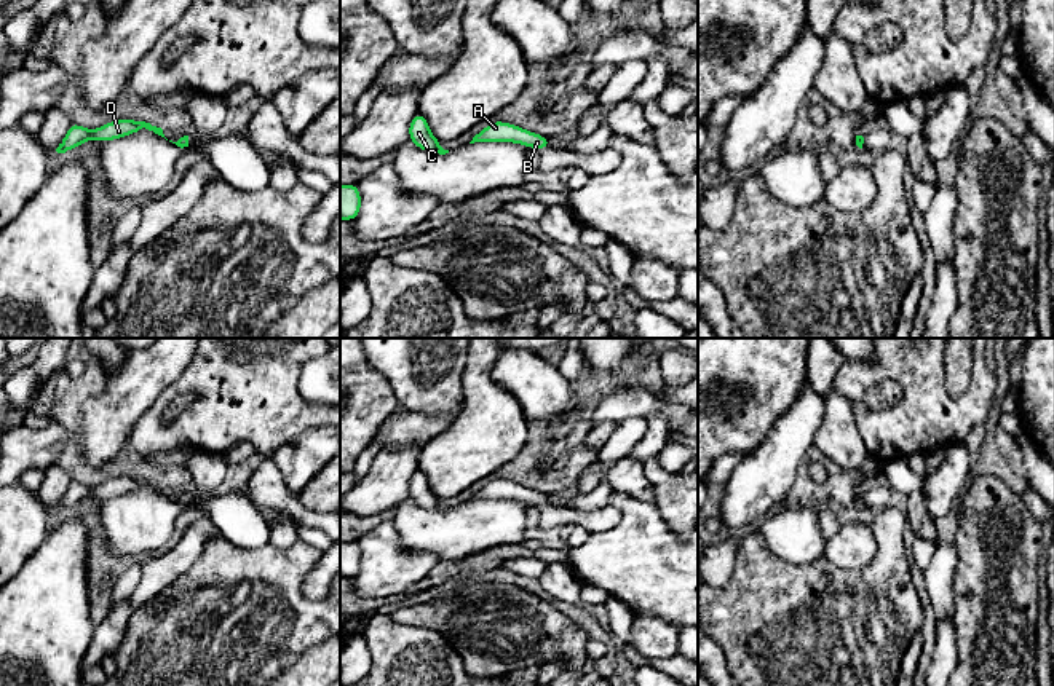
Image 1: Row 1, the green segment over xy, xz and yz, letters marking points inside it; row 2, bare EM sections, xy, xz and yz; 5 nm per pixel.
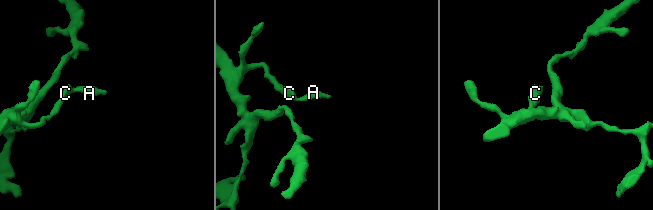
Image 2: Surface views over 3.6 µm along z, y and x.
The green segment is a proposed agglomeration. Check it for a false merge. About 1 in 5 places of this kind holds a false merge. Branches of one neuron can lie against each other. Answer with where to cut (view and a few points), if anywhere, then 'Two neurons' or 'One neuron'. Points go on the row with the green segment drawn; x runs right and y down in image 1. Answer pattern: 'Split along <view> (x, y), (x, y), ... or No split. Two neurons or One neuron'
No split. One neuron

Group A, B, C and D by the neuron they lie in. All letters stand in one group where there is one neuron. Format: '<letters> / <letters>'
A B C D

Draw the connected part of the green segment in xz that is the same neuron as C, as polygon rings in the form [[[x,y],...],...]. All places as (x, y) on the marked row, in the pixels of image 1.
[[[415,113],[409,126],[409,139],[422,150],[430,153],[446,155],[449,150],[441,147],[441,142],[434,139],[430,131],[428,121],[423,115]]]

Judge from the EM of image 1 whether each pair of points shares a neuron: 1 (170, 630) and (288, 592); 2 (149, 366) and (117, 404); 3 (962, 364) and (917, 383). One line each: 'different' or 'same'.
1: same
2: same
3: different

